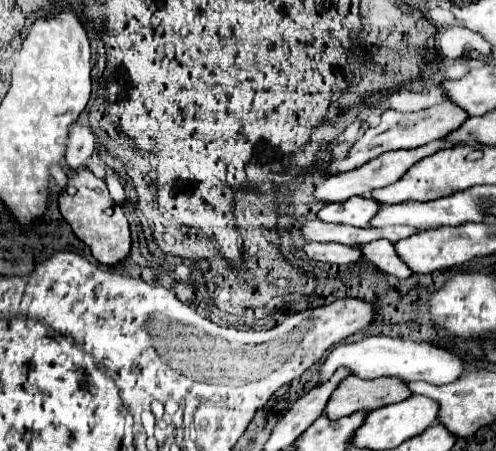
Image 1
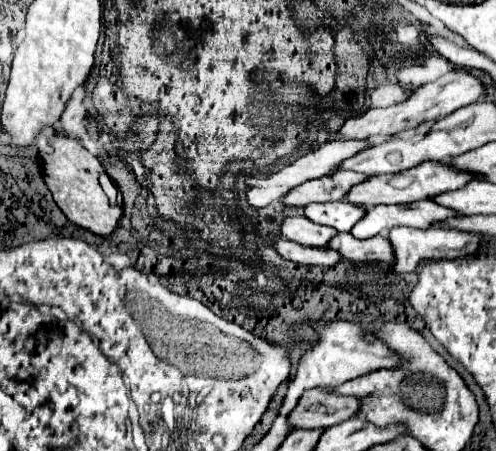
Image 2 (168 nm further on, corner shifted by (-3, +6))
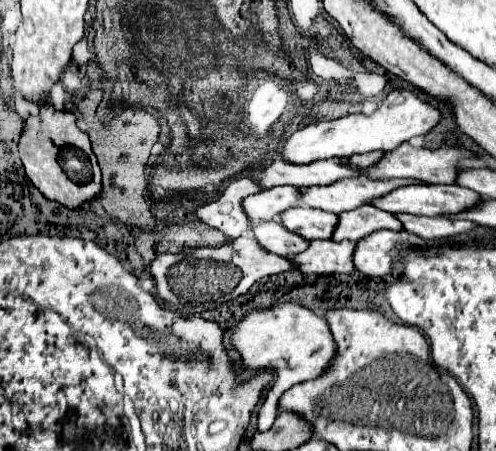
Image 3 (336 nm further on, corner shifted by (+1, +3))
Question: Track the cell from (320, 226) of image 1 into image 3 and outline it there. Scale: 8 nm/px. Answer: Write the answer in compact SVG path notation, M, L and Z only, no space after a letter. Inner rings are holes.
M263 222L253 226L253 236L259 246L271 254L287 256L297 254L307 248L307 240L299 240L299 236L291 236L285 228L279 228L279 222Z

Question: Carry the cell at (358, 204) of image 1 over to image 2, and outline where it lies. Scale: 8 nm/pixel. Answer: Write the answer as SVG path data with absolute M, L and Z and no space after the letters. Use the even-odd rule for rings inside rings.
M333 201L333 203L311 203L305 207L305 217L317 221L319 225L329 225L339 233L349 231L361 217L365 217L365 207L349 203L349 201Z

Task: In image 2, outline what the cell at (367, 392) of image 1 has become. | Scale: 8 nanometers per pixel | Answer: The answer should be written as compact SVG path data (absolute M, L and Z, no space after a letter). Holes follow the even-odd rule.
M315 387L303 393L299 405L291 413L291 425L295 429L331 427L347 421L359 413L359 397L337 395L327 387Z

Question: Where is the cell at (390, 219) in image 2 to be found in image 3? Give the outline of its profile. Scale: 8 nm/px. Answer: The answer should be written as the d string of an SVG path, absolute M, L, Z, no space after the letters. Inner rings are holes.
M367 204L367 206L355 208L355 210L349 210L349 212L341 212L331 240L355 242L355 240L361 240L363 236L369 236L371 232L377 232L383 228L385 230L403 230L403 226L399 224L399 220L395 220L393 214L381 212L379 208L369 208L369 204Z

